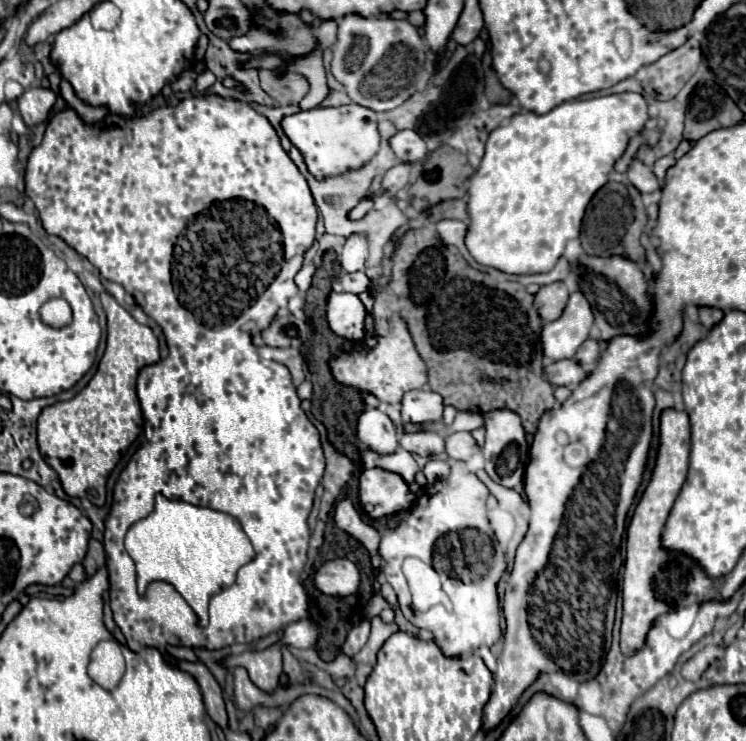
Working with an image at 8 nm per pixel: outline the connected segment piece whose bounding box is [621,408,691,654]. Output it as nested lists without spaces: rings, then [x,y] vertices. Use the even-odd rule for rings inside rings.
[[[667,408],[661,412],[661,426],[659,426],[659,450],[655,468],[651,472],[651,480],[637,502],[629,528],[627,528],[627,558],[625,558],[625,586],[623,586],[623,622],[621,622],[621,650],[625,654],[633,654],[633,648],[641,642],[643,632],[649,624],[665,612],[665,602],[655,596],[655,578],[663,566],[670,562],[670,553],[661,548],[661,532],[665,520],[671,512],[673,500],[681,490],[681,484],[687,476],[689,466],[689,418],[683,410]]]

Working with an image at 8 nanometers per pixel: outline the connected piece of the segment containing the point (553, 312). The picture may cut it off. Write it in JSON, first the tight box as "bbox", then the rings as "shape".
{"bbox":[533,282,569,322],"shape":[[[553,282],[553,284],[539,288],[533,304],[535,304],[541,320],[549,322],[549,320],[557,320],[557,316],[561,316],[567,300],[569,300],[569,290],[565,288],[565,284]]]}

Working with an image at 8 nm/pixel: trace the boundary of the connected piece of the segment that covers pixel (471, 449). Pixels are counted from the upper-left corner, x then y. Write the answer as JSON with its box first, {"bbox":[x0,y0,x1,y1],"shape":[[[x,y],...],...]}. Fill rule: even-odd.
{"bbox":[445,432,481,460],"shape":[[[469,432],[451,434],[445,440],[445,446],[447,446],[449,458],[453,458],[453,460],[469,460],[473,454],[477,454],[481,450]]]}

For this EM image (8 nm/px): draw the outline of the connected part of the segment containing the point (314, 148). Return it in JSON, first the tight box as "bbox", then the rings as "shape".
{"bbox":[281,104,379,178],"shape":[[[359,104],[305,110],[283,118],[281,126],[289,140],[293,142],[293,146],[301,150],[309,172],[315,174],[317,178],[341,174],[349,168],[359,168],[367,160],[371,160],[379,148],[377,116],[373,110],[363,108]]]}

